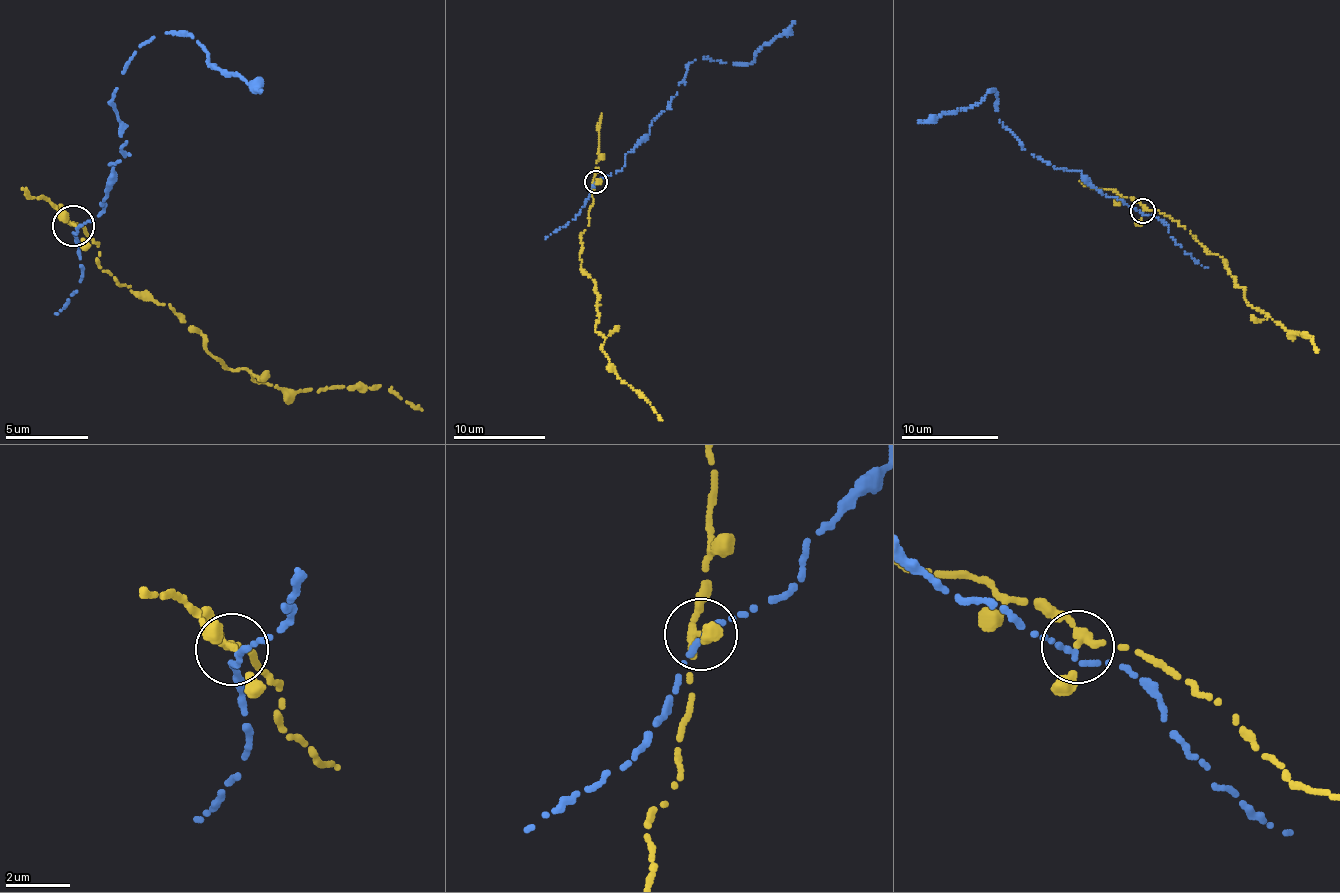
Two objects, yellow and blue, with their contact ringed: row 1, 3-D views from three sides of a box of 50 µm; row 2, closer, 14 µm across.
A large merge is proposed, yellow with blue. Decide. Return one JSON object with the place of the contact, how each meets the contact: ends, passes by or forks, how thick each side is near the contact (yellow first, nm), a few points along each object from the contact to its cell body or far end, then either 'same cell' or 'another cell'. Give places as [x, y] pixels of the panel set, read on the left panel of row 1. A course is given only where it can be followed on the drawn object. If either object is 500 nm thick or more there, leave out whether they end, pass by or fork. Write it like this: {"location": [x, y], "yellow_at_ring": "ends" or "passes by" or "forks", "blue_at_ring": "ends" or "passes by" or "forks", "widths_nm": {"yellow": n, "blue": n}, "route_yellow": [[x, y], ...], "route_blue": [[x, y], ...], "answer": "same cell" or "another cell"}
{"location": [73, 226], "yellow_at_ring": "passes by", "blue_at_ring": "ends", "widths_nm": {"yellow": 240, "blue": 240}, "route_yellow": [[75, 224], [99, 247], [99, 266], [192, 326], [226, 368], [300, 388], [382, 386], [422, 410]], "route_blue": [[75, 229], [106, 204], [107, 165], [124, 142], [111, 100], [154, 35], [189, 32], [217, 70], [262, 93]], "answer": "another cell"}

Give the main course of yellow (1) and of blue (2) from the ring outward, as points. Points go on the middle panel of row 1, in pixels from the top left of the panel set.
1: (596, 182), (579, 237), (579, 259), (598, 295), (595, 329), (615, 373), (662, 420)
2: (595, 182), (625, 166), (625, 154), (667, 109), (689, 65), (708, 59), (752, 64), (763, 45), (794, 21)

